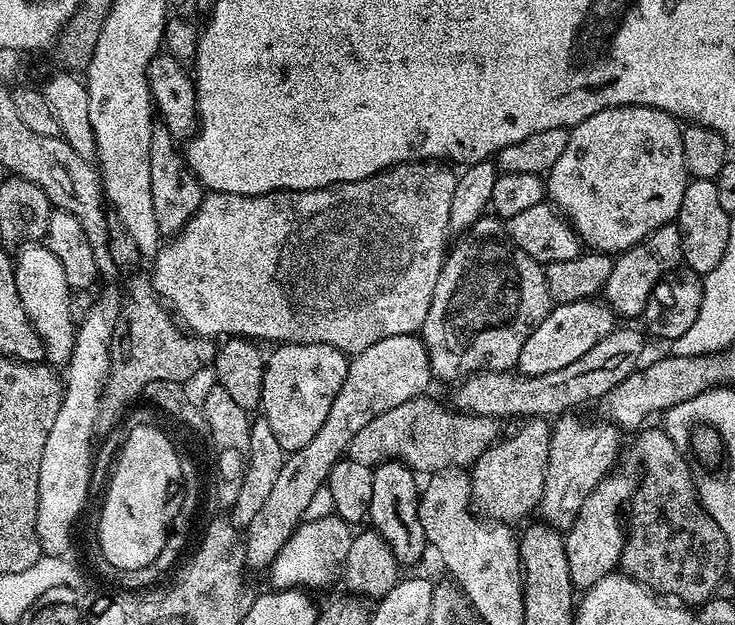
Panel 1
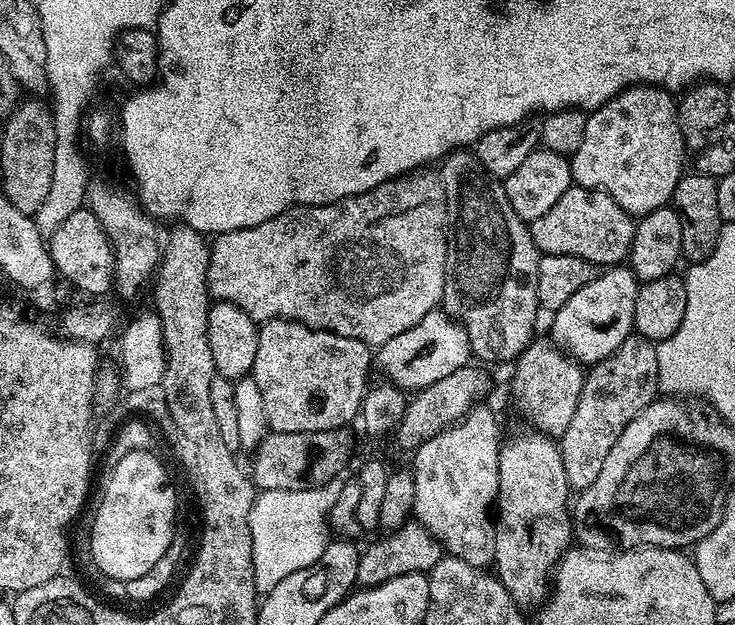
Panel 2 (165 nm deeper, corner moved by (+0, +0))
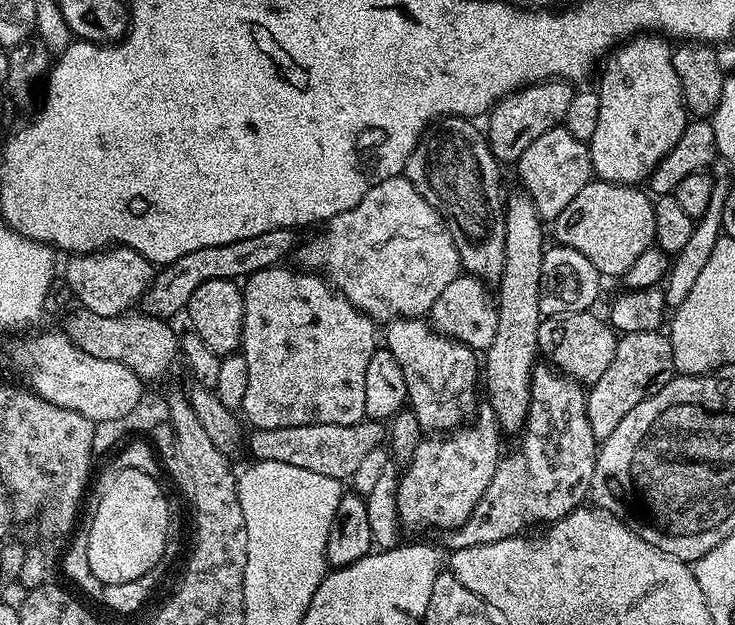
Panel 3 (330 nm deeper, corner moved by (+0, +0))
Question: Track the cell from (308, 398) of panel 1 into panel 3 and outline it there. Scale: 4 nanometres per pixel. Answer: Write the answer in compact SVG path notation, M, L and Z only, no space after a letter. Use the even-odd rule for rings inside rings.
M296 266L288 267L258 270L242 284L244 329L240 342L250 374L242 405L243 419L249 425L252 423L253 429L307 424L358 424L365 419L366 365L378 347L377 321L358 311L325 277Z

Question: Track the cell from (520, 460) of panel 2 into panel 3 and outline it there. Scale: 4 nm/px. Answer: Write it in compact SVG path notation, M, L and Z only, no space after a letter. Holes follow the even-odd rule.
M523 190L517 196L509 195L504 206L506 226L506 254L498 281L500 296L495 297L498 330L494 342L482 356L482 388L488 391L487 407L496 415L497 425L505 433L519 433L528 423L532 373L538 363L538 326L542 319L538 306L545 221L541 220L532 199Z

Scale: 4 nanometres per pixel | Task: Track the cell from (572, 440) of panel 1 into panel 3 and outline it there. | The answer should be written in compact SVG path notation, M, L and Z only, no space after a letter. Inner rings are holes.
M660 330L626 332L617 339L614 359L610 361L609 368L586 392L586 414L590 418L590 430L594 430L597 441L610 438L618 422L622 422L622 418L626 418L626 414L630 414L638 402L662 390L662 386L669 384L672 377L677 375L672 341L662 333Z

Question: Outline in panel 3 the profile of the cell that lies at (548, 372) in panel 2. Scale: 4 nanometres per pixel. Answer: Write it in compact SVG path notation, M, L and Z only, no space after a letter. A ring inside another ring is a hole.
M595 311L550 316L541 319L538 326L538 346L543 359L557 372L562 372L581 386L591 386L614 359L618 333L607 319L595 316Z

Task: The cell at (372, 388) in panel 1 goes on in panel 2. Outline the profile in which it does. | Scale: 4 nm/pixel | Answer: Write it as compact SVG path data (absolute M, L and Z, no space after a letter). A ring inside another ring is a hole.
M437 310L426 314L426 318L410 326L410 330L402 330L402 334L390 338L390 342L379 345L374 360L397 388L419 390L438 382L438 378L446 378L446 374L454 374L454 370L469 363L471 356L472 348L468 345L464 327L457 324L447 312Z

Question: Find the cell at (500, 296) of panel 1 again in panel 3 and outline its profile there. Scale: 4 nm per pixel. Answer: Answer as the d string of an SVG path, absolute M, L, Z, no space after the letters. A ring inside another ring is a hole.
M442 116L428 125L420 143L410 154L402 175L408 179L444 217L444 224L454 238L461 269L469 276L485 282L499 281L506 254L506 226L504 225L505 193L500 193L501 165L493 158L483 131L475 128L471 119L462 116Z

